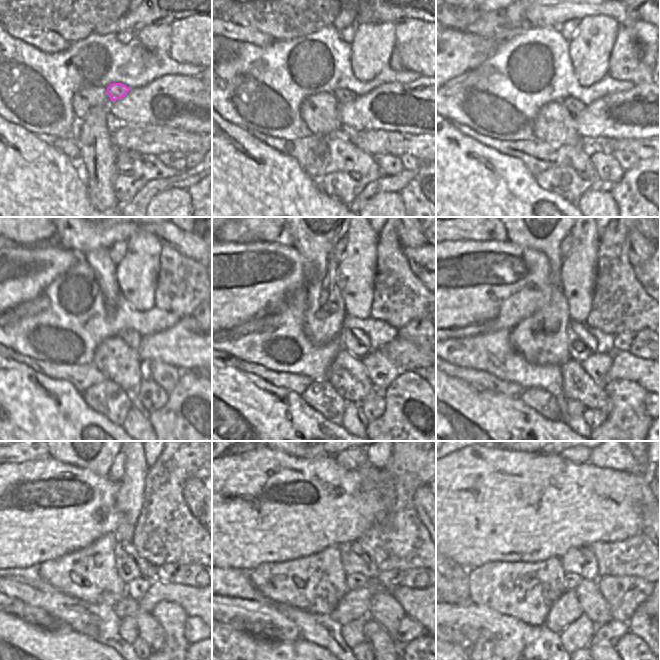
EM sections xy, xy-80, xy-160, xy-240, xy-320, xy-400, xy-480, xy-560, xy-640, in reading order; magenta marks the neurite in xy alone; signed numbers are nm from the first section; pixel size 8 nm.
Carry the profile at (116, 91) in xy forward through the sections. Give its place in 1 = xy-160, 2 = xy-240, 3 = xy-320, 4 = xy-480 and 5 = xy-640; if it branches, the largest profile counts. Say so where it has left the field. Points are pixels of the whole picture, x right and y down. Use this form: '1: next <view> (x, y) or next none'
1: next xy-160 (574, 106)
2: next xy-240 (132, 338)
3: next xy-320 (355, 341)
4: next xy-480 (130, 566)
5: next xy-640 (579, 560)

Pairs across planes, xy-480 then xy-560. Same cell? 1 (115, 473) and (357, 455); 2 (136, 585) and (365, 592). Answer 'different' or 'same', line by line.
1: same
2: different

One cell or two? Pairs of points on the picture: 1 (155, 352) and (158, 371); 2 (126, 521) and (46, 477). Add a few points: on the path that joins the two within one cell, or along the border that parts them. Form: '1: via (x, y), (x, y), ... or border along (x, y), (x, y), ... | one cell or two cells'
1: border along (145, 362), (163, 361), (178, 369) | two cells
2: border along (117, 495), (115, 507), (120, 523), (114, 532) | two cells

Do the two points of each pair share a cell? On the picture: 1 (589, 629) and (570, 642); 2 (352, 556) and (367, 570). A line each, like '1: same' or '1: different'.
1: same
2: same

